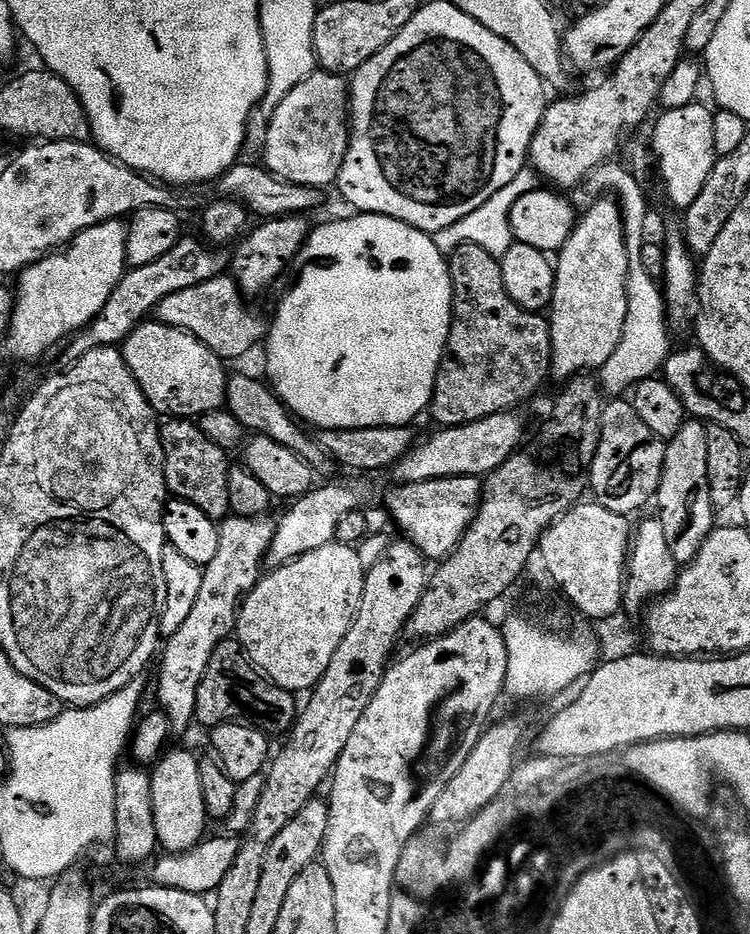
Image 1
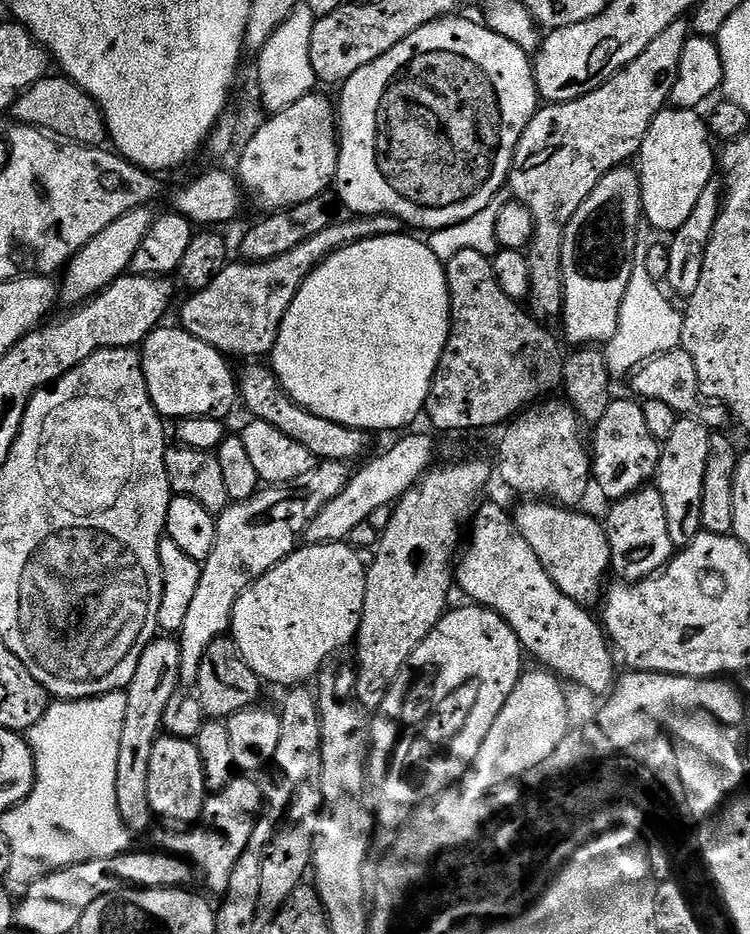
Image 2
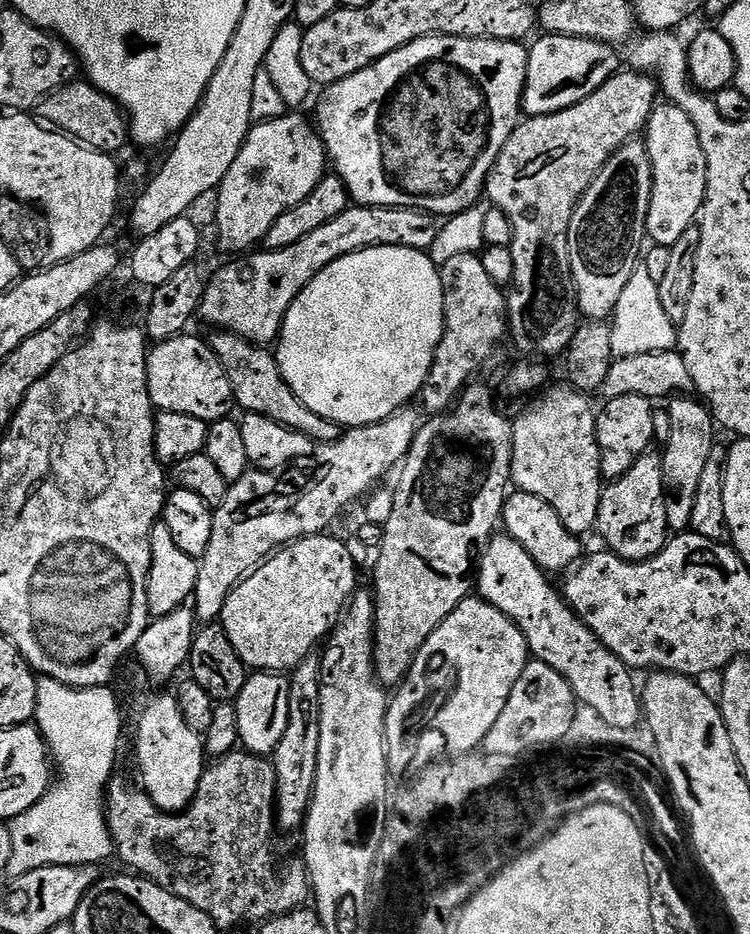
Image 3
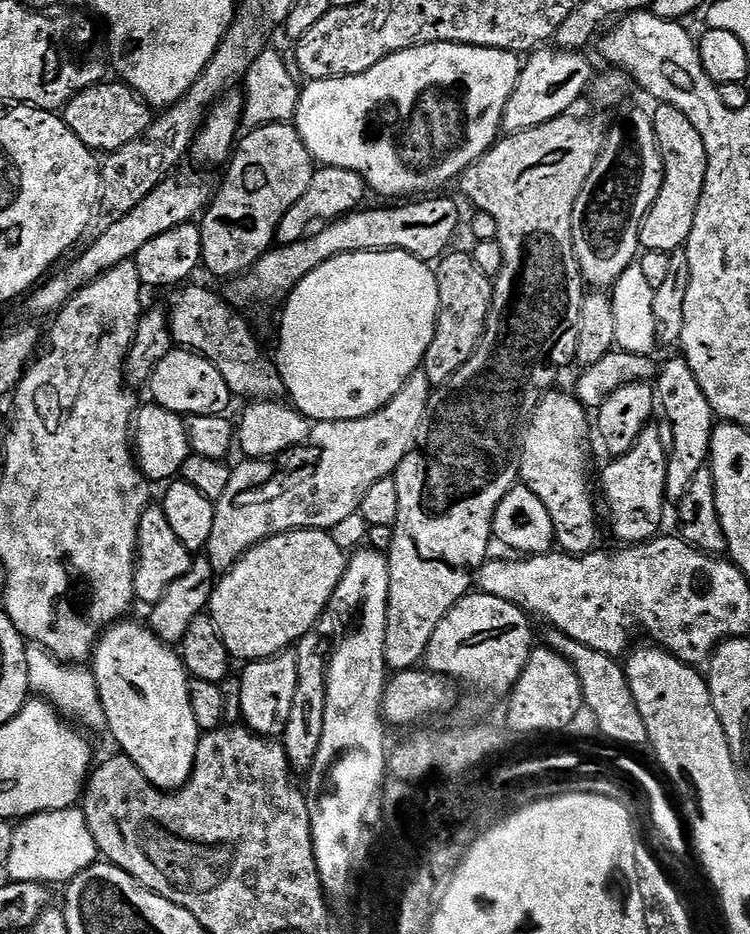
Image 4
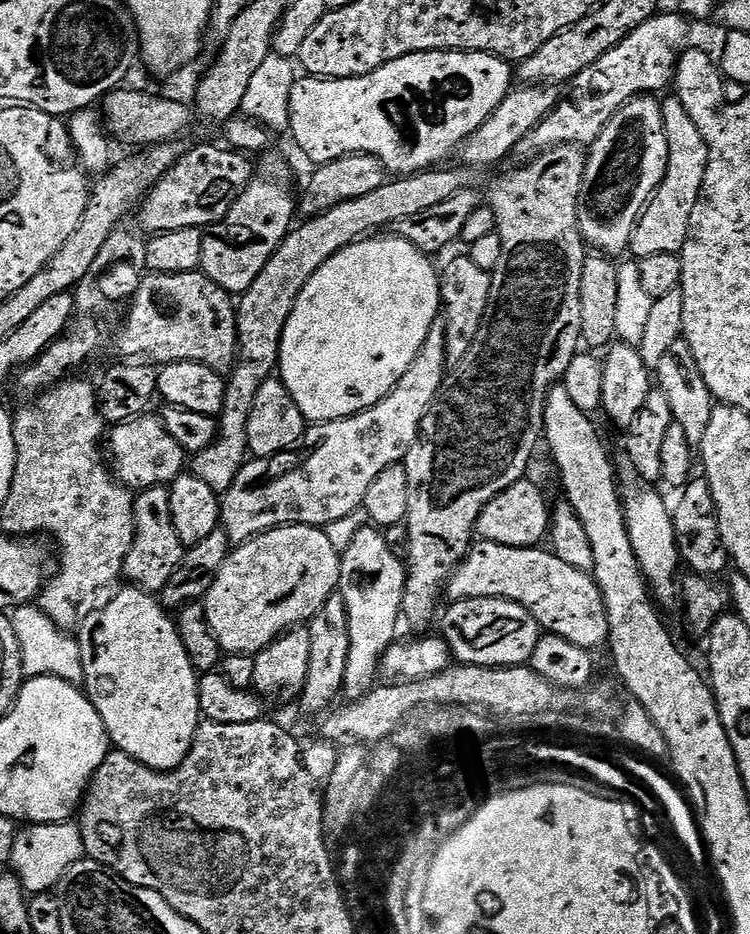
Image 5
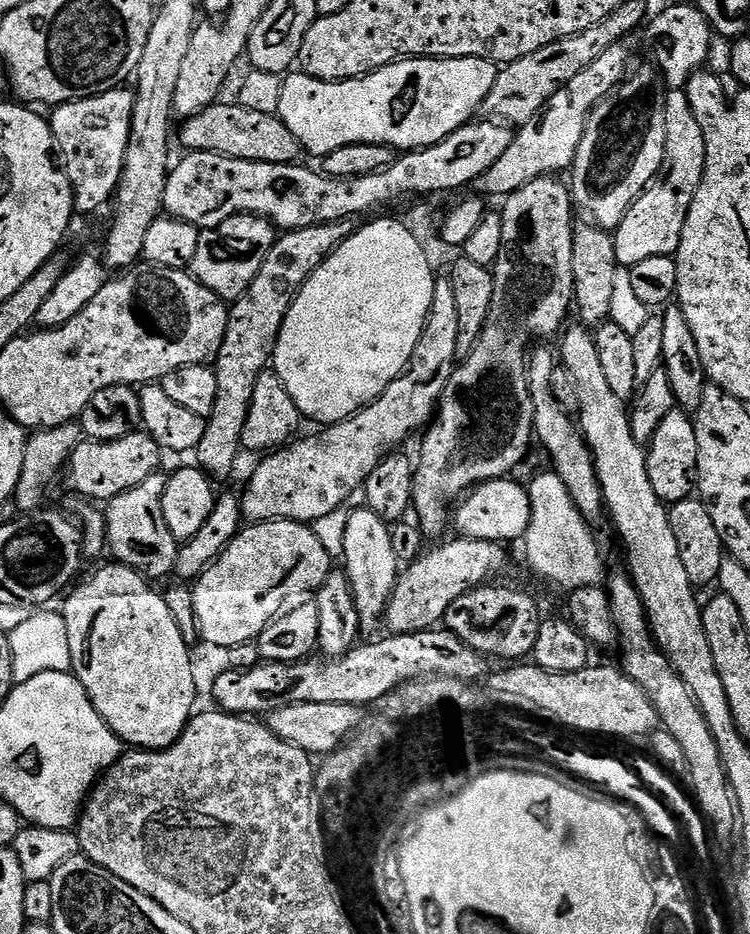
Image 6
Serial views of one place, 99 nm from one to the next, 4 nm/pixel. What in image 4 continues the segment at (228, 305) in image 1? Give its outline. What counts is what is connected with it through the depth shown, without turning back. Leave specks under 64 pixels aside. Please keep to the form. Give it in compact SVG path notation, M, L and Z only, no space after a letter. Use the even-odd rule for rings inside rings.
M444 194L435 198L418 198L413 202L402 202L398 208L368 208L361 207L359 210L351 212L349 216L341 216L338 220L333 220L324 225L319 231L307 236L304 240L299 240L293 244L273 247L265 252L262 259L246 272L240 273L231 281L232 284L226 291L226 296L233 305L240 304L272 304L275 300L279 302L287 301L288 296L322 262L330 262L330 258L338 258L342 254L351 252L408 252L414 258L425 262L436 262L441 259L453 247L452 239L456 236L456 231L460 228L460 208L452 200L447 200Z

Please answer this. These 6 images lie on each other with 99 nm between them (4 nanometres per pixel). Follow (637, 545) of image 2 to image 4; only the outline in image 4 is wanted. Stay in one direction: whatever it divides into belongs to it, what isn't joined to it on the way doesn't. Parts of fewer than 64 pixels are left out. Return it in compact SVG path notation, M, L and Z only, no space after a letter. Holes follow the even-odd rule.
M649 426L638 434L638 442L626 454L609 459L604 473L600 476L600 486L604 490L604 504L608 507L608 520L612 523L612 532L624 546L647 544L661 535L664 524L664 504L666 505L666 470L668 469L668 449L662 446L662 434L659 427Z

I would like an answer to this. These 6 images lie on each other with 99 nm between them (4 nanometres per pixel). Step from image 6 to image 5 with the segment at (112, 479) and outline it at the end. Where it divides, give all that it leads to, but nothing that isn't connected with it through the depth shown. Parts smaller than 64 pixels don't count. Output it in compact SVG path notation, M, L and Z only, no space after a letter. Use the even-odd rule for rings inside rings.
M152 415L136 416L125 424L115 425L106 436L106 456L110 461L110 471L117 481L129 490L171 486L186 468L186 453L184 448L178 446L178 442L174 442L174 438L171 437L170 432L166 430L163 419L159 415Z

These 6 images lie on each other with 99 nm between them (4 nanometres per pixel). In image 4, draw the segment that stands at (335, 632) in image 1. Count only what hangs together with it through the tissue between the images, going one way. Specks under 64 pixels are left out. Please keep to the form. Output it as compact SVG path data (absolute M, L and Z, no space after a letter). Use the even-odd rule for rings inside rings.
M299 528L296 532L285 532L283 536L271 536L250 549L235 566L217 579L207 611L214 626L218 626L218 634L233 661L265 660L289 651L293 647L291 644L299 645L321 616L329 611L332 595L334 590L338 590L346 563L346 552L336 545L332 536L335 535L315 528Z

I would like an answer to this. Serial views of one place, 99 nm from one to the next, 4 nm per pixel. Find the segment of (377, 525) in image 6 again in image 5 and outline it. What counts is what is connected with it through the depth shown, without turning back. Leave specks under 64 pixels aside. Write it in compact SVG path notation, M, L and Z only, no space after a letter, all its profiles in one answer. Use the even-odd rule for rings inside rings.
M375 527L360 528L348 545L343 545L340 558L340 586L338 594L346 608L346 622L350 634L350 652L346 658L343 695L349 701L371 692L378 684L382 654L397 639L396 627L402 624L400 607L406 587L406 564L390 554L383 531Z

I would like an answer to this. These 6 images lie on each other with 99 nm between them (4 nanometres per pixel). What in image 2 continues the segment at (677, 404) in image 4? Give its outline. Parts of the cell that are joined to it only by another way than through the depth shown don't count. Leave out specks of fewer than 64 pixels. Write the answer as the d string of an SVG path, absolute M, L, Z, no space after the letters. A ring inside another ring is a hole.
M680 418L660 450L654 484L662 494L662 502L666 506L666 526L670 530L670 542L676 550L684 548L702 531L702 478L706 474L706 458L710 454L709 435L709 429L700 421Z

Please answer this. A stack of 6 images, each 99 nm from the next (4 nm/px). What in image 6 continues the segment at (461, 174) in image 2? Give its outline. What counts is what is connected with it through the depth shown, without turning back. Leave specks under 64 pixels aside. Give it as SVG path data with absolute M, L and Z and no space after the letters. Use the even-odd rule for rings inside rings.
M473 56L457 60L405 58L358 80L319 80L296 70L283 77L277 113L307 155L309 152L323 158L342 146L355 144L384 144L406 153L434 146L469 123L475 117L472 115L481 111L486 94L490 94L494 86L497 71L497 65L491 60L479 60Z

